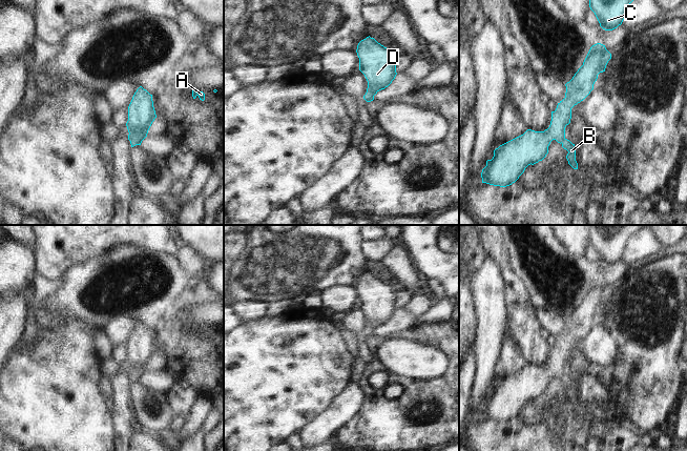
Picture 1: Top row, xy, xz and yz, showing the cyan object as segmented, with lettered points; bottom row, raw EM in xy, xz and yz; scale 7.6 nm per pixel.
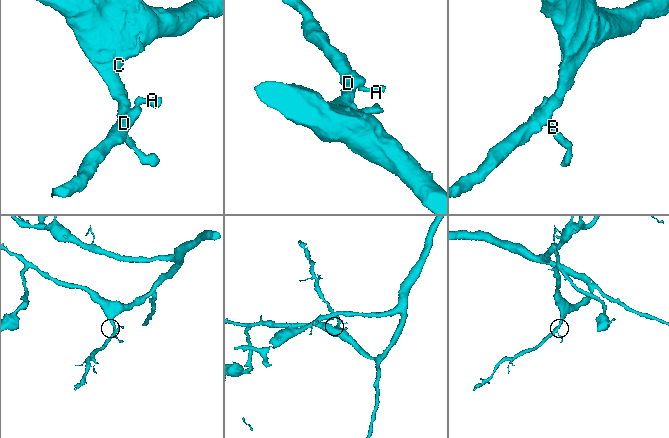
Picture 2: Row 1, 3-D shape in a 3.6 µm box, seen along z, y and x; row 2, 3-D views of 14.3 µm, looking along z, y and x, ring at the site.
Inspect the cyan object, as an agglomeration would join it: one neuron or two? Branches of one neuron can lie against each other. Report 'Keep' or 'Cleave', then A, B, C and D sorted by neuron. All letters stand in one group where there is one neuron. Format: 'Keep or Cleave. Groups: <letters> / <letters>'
Keep. Groups: A B C D.

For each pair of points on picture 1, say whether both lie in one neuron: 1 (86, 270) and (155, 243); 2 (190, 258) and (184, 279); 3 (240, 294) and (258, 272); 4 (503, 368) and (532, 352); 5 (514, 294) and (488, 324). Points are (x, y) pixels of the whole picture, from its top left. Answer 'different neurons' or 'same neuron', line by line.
1: different neurons
2: different neurons
3: same neuron
4: different neurons
5: different neurons

